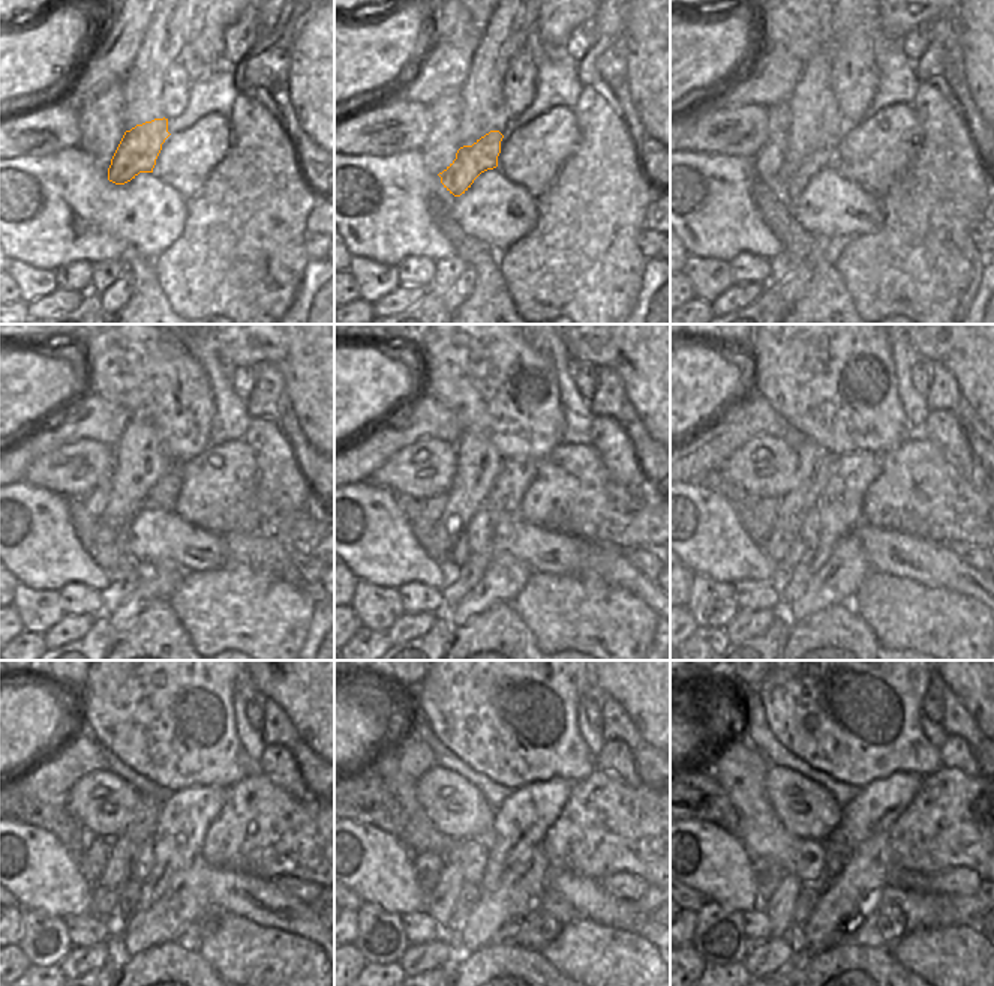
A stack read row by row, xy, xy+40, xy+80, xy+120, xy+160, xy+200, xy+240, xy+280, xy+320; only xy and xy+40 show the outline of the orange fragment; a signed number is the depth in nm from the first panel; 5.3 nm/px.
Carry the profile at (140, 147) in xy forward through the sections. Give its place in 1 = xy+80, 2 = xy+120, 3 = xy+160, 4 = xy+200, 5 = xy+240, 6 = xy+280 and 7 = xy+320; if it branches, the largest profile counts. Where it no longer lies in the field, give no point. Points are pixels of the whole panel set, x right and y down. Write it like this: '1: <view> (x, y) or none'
1: xy+80 (822, 158)
2: xy+120 (122, 541)
3: xy+160 (459, 551)
4: xy+200 (798, 548)
5: xy+240 (131, 892)
6: xy+280 (470, 895)
7: xy+320 (808, 895)

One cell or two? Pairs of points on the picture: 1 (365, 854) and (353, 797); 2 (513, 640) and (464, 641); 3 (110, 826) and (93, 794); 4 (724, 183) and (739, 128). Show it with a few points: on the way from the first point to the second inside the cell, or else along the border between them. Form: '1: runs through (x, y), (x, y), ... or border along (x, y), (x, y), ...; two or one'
1: border along (350, 818), (359, 823), (369, 823), (390, 835); two
2: runs through (501, 640), (476, 641); one
3: runs through (108, 818), (101, 802); one
4: border along (697, 150), (754, 158); two

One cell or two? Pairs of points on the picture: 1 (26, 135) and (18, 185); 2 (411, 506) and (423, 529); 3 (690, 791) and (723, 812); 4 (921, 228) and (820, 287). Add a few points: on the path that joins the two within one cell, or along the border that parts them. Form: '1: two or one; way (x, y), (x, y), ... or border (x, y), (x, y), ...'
1: two; border (57, 150), (42, 156), (15, 158)
2: one; way (413, 512), (417, 523)
3: one; way (699, 791), (708, 791), (714, 803)
4: two; border (832, 263), (855, 308)

